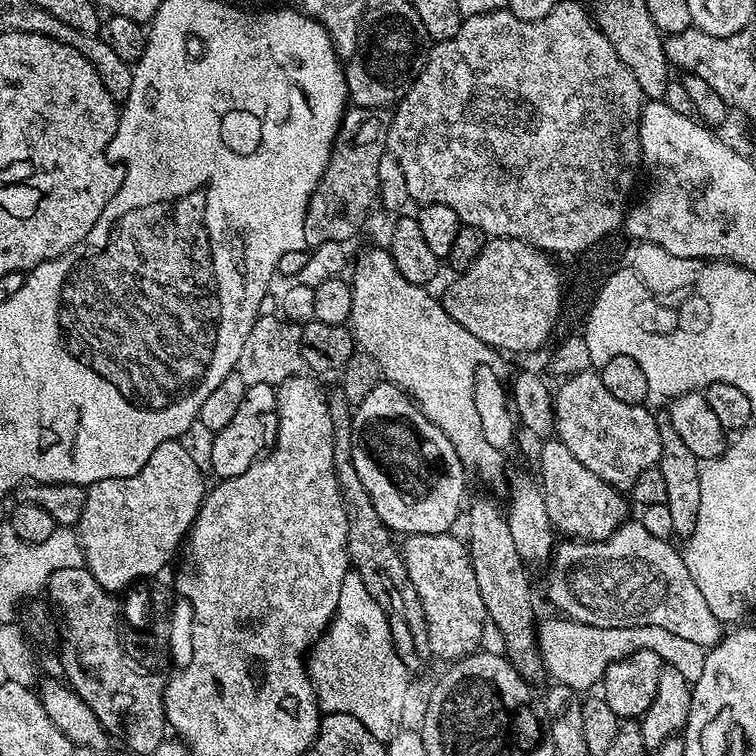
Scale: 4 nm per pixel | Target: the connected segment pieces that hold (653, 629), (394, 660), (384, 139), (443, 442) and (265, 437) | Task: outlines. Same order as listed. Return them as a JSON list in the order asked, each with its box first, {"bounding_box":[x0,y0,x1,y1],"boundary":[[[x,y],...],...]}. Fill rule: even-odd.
[{"bounding_box":[536,618,708,694],"boundary":[[[559,618],[560,620],[539,621],[536,629],[537,646],[543,671],[552,675],[555,683],[570,686],[581,694],[587,693],[591,684],[599,685],[603,681],[606,670],[614,662],[634,654],[638,650],[654,650],[658,658],[664,660],[667,667],[678,670],[688,684],[696,684],[702,678],[702,670],[706,667],[708,653],[698,642],[689,642],[678,634],[670,634],[670,630],[662,630],[662,626],[590,626],[577,620]]]},{"bounding_box":[310,570,410,742],"boundary":[[[349,570],[346,578],[342,578],[336,612],[328,629],[311,649],[310,675],[321,713],[350,714],[374,738],[385,742],[401,731],[410,672],[396,653],[386,614],[370,598],[362,578],[354,571]]]},{"bounding_box":[304,107,392,246],"boundary":[[[349,107],[340,119],[336,141],[326,170],[318,182],[315,194],[310,198],[304,219],[304,243],[315,246],[322,242],[348,242],[360,232],[368,220],[372,203],[380,195],[378,186],[378,162],[388,152],[388,128],[392,124],[392,112],[386,108]]]},{"bounding_box":[352,382,466,537],"boundary":[[[382,382],[378,386],[374,386],[374,390],[370,390],[370,394],[366,394],[366,398],[362,398],[360,404],[355,405],[352,414],[352,449],[354,450],[354,470],[358,470],[358,478],[362,478],[362,486],[366,486],[366,494],[370,494],[370,502],[374,502],[374,510],[378,510],[378,518],[382,518],[382,522],[393,533],[404,532],[405,537],[410,537],[414,534],[451,533],[455,529],[452,527],[455,526],[459,516],[461,519],[462,509],[466,504],[466,499],[464,500],[464,476],[466,477],[464,463],[458,458],[450,438],[446,438],[446,434],[442,434],[442,430],[438,430],[438,426],[434,426],[434,422],[430,422],[430,418],[426,418],[422,414],[416,401],[407,396],[401,388]]]},{"bounding_box":[208,384,277,480],"boundary":[[[270,384],[247,385],[245,397],[239,403],[234,418],[216,433],[214,451],[210,453],[208,463],[210,472],[220,480],[229,480],[238,474],[246,474],[246,470],[250,470],[253,462],[275,441],[277,430],[276,388]]]}]

